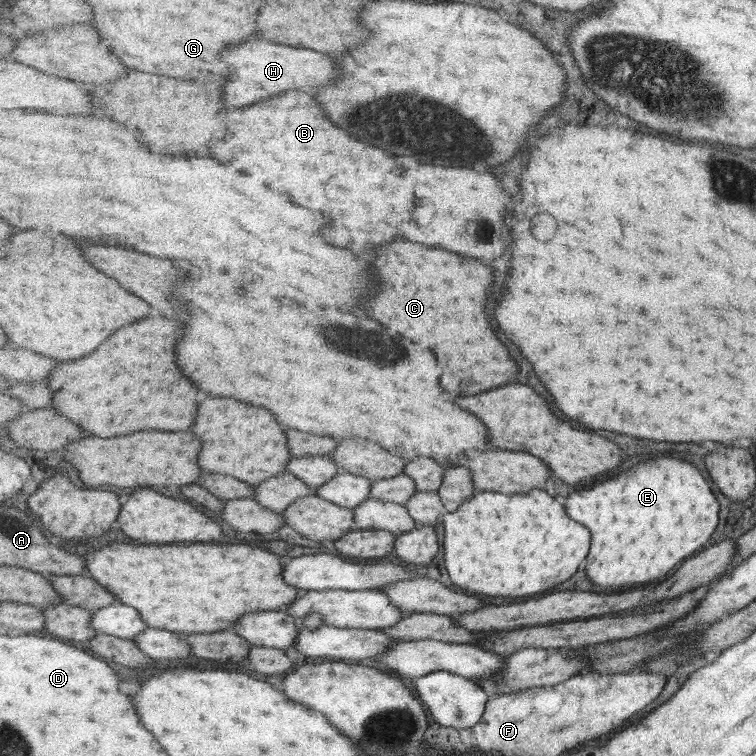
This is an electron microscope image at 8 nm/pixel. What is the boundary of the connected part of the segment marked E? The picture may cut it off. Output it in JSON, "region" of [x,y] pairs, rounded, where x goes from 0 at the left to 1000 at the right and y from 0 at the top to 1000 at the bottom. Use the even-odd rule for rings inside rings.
{"region":[[[866,606],[845,611],[840,619],[827,622],[800,636],[779,640],[776,648],[755,652],[746,661],[753,683],[776,693],[787,714],[782,733],[775,738],[775,759],[782,770],[824,782],[835,775],[869,772],[874,765],[886,762],[911,737],[931,726],[951,696],[951,660],[940,640],[922,622],[919,614],[896,606]]]}

